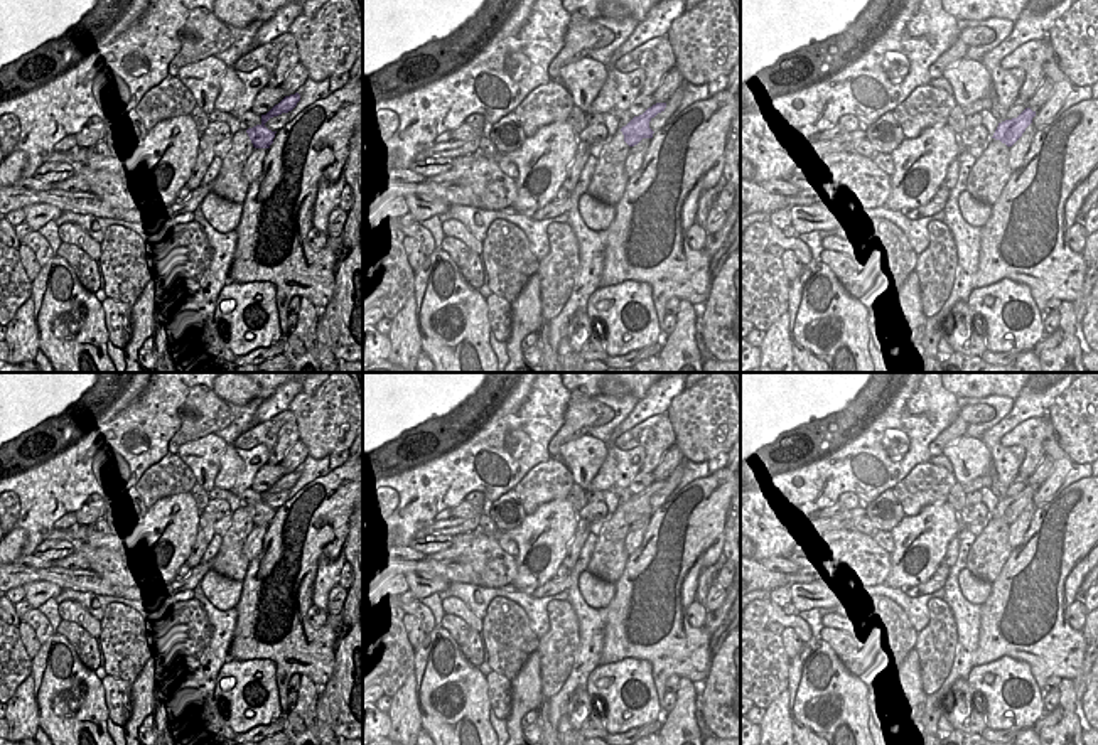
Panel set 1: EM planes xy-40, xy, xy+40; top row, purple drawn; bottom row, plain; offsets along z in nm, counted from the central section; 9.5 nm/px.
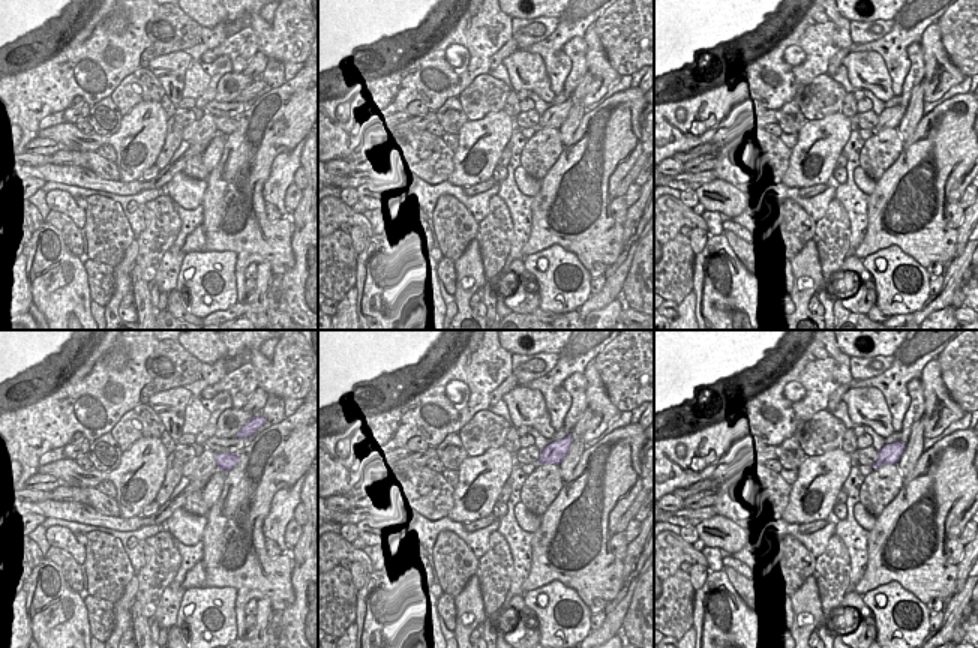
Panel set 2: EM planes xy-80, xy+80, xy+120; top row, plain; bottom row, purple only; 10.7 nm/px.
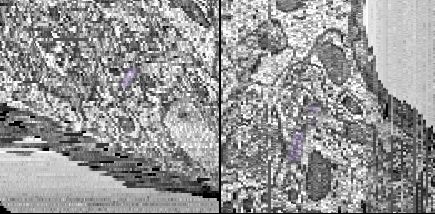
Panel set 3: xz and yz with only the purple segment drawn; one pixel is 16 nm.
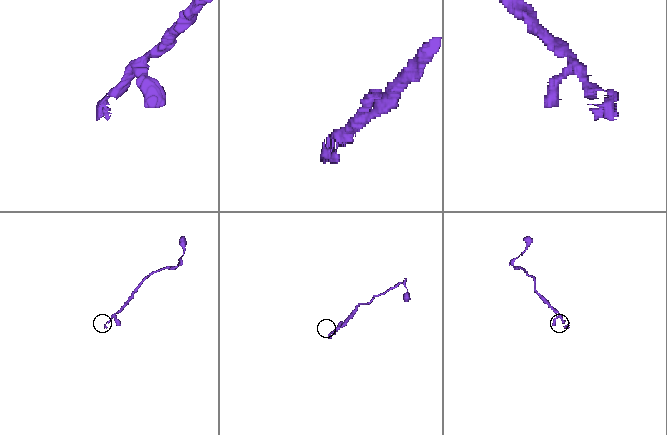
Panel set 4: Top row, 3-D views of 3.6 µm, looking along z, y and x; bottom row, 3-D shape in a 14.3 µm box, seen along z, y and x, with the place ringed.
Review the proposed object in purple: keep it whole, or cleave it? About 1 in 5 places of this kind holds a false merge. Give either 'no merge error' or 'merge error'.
no merge error

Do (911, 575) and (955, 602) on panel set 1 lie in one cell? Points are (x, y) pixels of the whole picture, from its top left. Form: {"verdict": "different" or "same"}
{"verdict": "different"}

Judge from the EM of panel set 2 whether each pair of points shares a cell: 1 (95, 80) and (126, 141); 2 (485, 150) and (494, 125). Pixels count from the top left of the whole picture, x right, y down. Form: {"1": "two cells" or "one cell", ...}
{"1": "two cells", "2": "one cell"}

